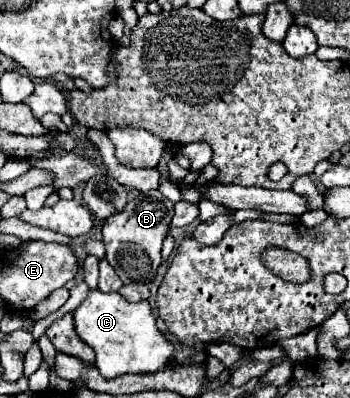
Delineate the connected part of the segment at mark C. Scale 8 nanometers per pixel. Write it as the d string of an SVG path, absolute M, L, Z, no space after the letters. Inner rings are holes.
M94 289L74 311L74 323L80 339L96 351L94 365L104 379L114 379L124 373L144 375L174 365L176 347L158 329L148 301L130 303L120 293L102 293Z

